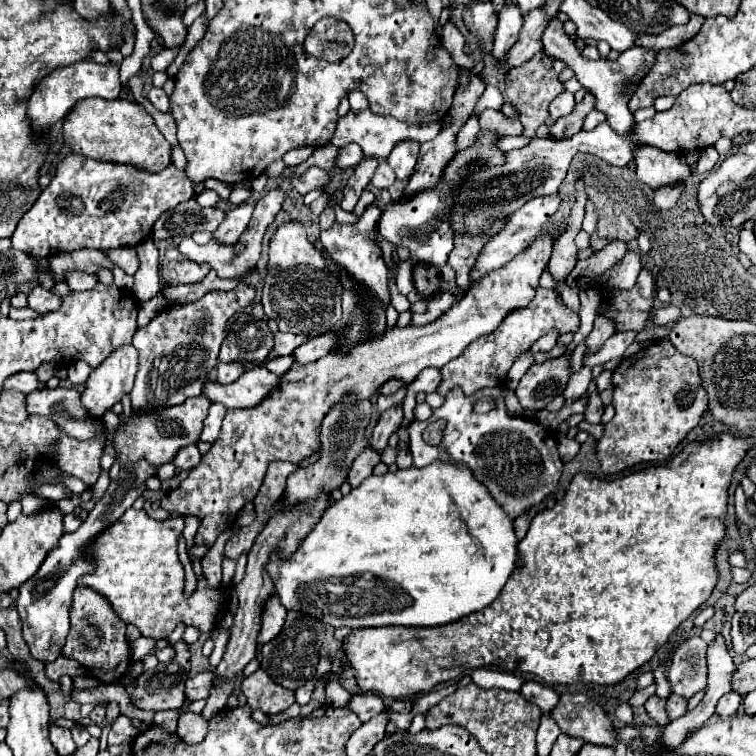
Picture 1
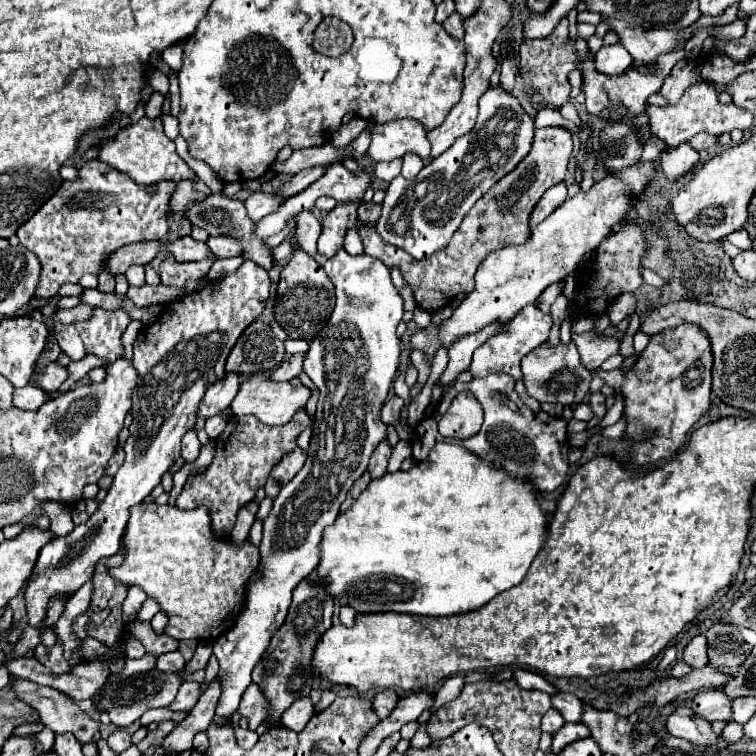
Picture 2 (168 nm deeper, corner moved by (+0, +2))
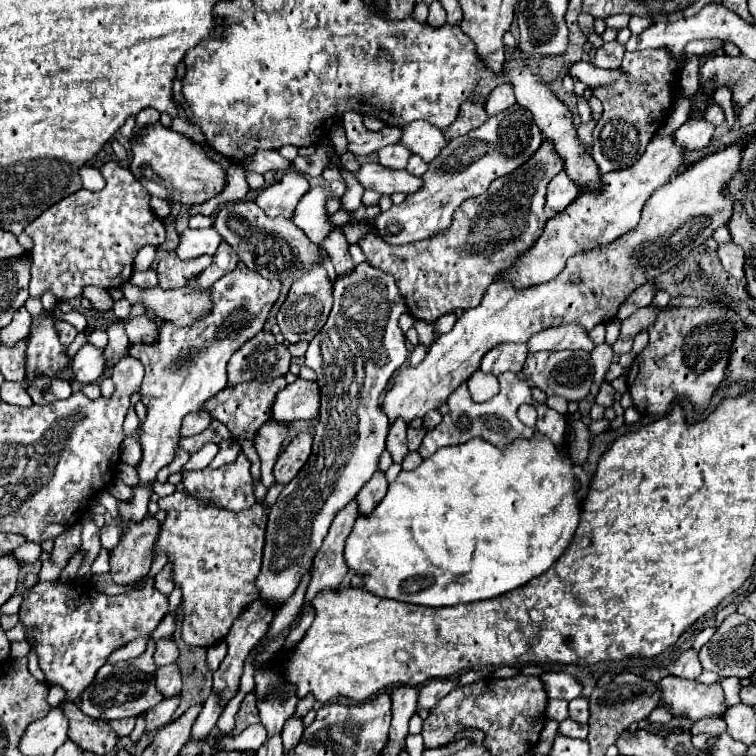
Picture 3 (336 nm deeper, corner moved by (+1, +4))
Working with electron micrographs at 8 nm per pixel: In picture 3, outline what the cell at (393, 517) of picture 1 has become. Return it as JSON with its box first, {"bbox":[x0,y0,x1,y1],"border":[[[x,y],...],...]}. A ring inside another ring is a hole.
{"bbox":[344,433,582,607],"border":[[[536,433],[530,441],[516,439],[512,445],[506,445],[504,449],[498,449],[492,443],[488,443],[486,439],[476,437],[476,439],[470,439],[456,447],[438,449],[432,457],[424,459],[420,463],[420,467],[414,471],[402,471],[398,475],[398,479],[388,487],[388,493],[380,501],[380,505],[376,505],[374,513],[356,519],[356,525],[352,527],[352,533],[348,535],[348,541],[346,541],[344,559],[346,559],[348,569],[354,569],[360,575],[364,575],[364,579],[366,579],[364,589],[372,591],[374,595],[380,595],[380,597],[416,603],[416,605],[428,605],[428,607],[450,607],[450,605],[458,605],[458,603],[492,599],[492,597],[504,595],[512,589],[526,585],[534,577],[540,577],[562,557],[562,553],[574,539],[576,527],[580,523],[582,499],[578,497],[576,491],[578,491],[578,479],[574,475],[574,461],[568,455],[568,447],[562,449],[562,453],[560,453],[560,449],[556,449],[556,445],[546,435]]]}

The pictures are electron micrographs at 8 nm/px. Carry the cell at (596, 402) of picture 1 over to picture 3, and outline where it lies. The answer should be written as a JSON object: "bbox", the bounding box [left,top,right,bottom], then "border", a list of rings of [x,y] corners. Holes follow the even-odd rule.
{"bbox":[596,381,616,407],"border":[[[604,381],[604,383],[600,385],[600,393],[598,393],[598,397],[596,397],[596,403],[598,403],[598,405],[604,405],[604,407],[612,407],[614,395],[616,395],[616,389],[614,389],[608,381]]]}

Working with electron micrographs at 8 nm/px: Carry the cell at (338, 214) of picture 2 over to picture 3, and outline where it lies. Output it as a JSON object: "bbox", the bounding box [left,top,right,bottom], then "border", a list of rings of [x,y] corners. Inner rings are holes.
{"bbox":[322,229,356,277],"border":[[[336,229],[336,233],[332,233],[332,237],[328,237],[322,245],[324,245],[326,253],[330,255],[334,267],[336,267],[336,273],[340,277],[348,275],[356,269],[356,263],[352,261],[350,253],[348,253],[348,243],[344,241],[344,235],[340,233],[340,229]]]}

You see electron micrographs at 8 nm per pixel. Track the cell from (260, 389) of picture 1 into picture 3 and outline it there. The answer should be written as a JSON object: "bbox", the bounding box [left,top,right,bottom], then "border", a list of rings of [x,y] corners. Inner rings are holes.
{"bbox":[272,379,320,421],"border":[[[296,379],[284,391],[278,393],[272,419],[274,421],[298,421],[298,419],[316,419],[320,411],[320,385],[318,381]]]}

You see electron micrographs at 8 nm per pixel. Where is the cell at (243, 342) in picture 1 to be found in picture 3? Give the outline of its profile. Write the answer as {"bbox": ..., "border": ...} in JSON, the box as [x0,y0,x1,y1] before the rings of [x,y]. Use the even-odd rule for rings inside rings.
{"bbox":[228,331,290,387],"border":[[[260,331],[252,341],[244,343],[228,363],[228,387],[236,387],[244,381],[268,381],[284,377],[290,367],[290,351],[278,343],[272,333]]]}

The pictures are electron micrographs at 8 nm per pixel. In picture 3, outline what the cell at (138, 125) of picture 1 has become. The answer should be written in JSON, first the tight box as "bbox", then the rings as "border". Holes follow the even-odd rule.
{"bbox":[130,123,226,205],"border":[[[160,123],[150,125],[138,141],[132,141],[130,171],[152,197],[180,205],[204,203],[226,187],[226,171],[218,161],[212,161],[210,155],[186,135],[180,135]]]}

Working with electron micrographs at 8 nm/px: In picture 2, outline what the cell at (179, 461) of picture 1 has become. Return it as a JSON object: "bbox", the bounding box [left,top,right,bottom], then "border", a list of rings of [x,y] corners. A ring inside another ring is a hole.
{"bbox":[181,431,201,463],"border":[[[189,431],[181,441],[181,457],[187,463],[193,463],[197,459],[197,455],[199,455],[199,449],[201,449],[201,443],[199,443],[195,431]]]}

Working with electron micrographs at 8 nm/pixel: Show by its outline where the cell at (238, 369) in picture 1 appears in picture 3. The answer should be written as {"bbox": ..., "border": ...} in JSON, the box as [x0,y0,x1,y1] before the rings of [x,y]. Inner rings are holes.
{"bbox":[180,411,212,437],"border":[[[196,411],[196,413],[190,413],[188,417],[184,417],[182,421],[182,427],[180,427],[180,437],[192,437],[196,433],[202,433],[208,425],[210,425],[212,417],[208,417],[208,413],[204,411]]]}

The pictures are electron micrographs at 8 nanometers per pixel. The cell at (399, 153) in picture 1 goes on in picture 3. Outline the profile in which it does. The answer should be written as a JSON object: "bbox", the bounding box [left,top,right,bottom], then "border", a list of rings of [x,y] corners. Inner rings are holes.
{"bbox":[406,155,428,177],"border":[[[412,155],[410,157],[410,161],[408,161],[408,167],[406,167],[412,175],[416,175],[416,177],[422,177],[424,173],[426,173],[426,169],[428,169],[428,163],[424,161],[424,159],[420,159],[418,155]]]}

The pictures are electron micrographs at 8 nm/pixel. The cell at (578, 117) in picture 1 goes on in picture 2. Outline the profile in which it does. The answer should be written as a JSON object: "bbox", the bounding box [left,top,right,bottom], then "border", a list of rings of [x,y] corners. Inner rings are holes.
{"bbox":[357,127,573,313],"border":[[[545,127],[545,129],[537,129],[535,131],[535,141],[531,145],[531,151],[529,155],[525,155],[525,159],[509,173],[505,175],[495,187],[491,187],[475,205],[473,209],[465,215],[463,223],[459,225],[459,229],[455,231],[453,239],[449,241],[449,245],[441,251],[437,251],[437,255],[431,255],[429,259],[413,259],[409,253],[385,243],[377,233],[375,233],[375,227],[363,227],[361,223],[357,223],[359,227],[359,235],[361,235],[361,241],[365,245],[365,253],[371,255],[371,257],[377,257],[381,259],[387,267],[399,267],[401,273],[403,273],[403,279],[409,283],[409,287],[413,289],[413,295],[415,295],[415,301],[417,301],[417,307],[433,313],[445,305],[451,303],[451,299],[459,293],[459,291],[465,291],[465,293],[471,293],[473,291],[473,277],[475,277],[475,271],[479,267],[479,263],[495,249],[503,249],[503,247],[509,247],[509,245],[521,245],[525,243],[525,239],[529,239],[529,211],[533,211],[535,203],[541,199],[541,195],[563,181],[565,177],[565,171],[567,171],[567,163],[569,163],[569,157],[571,157],[571,151],[573,151],[573,141],[571,141],[571,133],[565,129],[565,127]]]}

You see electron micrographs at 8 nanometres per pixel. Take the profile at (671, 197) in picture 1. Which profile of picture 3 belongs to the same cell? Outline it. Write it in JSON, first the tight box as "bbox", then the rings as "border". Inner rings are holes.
{"bbox":[676,115,714,151],"border":[[[692,115],[676,133],[676,143],[680,143],[686,151],[698,151],[710,145],[714,133],[714,125],[704,119],[704,115]]]}

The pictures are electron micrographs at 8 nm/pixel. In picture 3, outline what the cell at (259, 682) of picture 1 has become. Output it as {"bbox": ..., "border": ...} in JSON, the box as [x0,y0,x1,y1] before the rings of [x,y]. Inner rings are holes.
{"bbox":[228,693,260,737],"border":[[[248,693],[240,703],[240,709],[238,709],[238,715],[236,715],[236,725],[228,735],[234,737],[234,735],[242,733],[248,725],[258,723],[258,721],[260,721],[260,715],[258,715],[258,707],[256,707],[256,695]]]}

